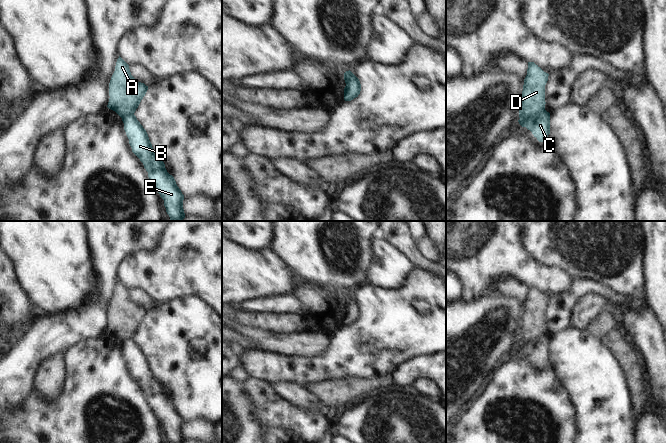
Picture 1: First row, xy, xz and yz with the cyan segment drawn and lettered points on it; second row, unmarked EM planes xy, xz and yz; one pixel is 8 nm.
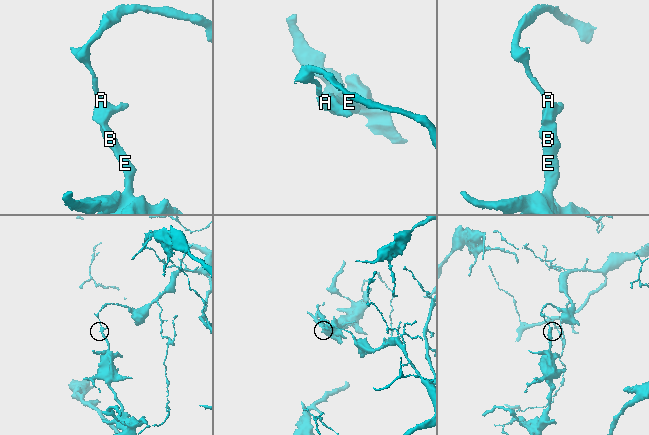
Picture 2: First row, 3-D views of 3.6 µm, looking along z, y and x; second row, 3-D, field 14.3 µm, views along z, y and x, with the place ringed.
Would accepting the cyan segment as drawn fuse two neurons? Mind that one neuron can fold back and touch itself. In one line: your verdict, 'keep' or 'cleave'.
cleave

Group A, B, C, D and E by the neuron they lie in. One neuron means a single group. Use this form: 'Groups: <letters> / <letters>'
Groups: A D / B C E.

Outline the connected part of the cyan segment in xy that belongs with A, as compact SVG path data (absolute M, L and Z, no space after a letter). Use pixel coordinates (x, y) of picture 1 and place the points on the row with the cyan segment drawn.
M119 56L109 83L107 107L121 118L130 116L135 113L147 90L148 86L131 75L129 65Z

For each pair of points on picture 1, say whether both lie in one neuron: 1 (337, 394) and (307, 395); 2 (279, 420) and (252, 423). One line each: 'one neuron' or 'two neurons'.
1: two neurons
2: two neurons

